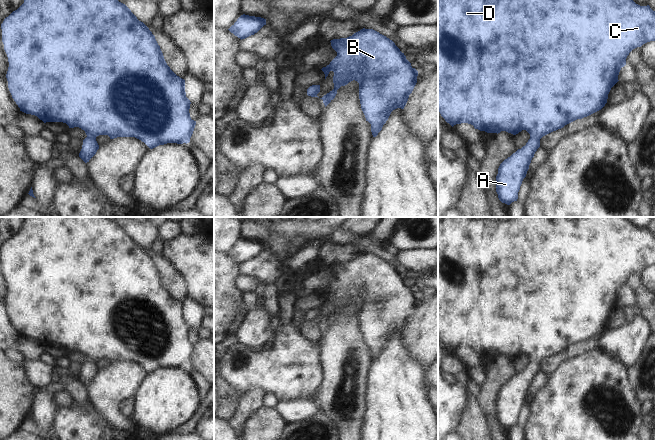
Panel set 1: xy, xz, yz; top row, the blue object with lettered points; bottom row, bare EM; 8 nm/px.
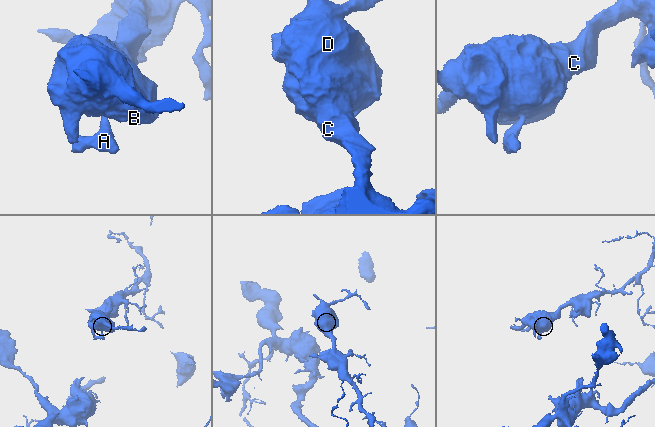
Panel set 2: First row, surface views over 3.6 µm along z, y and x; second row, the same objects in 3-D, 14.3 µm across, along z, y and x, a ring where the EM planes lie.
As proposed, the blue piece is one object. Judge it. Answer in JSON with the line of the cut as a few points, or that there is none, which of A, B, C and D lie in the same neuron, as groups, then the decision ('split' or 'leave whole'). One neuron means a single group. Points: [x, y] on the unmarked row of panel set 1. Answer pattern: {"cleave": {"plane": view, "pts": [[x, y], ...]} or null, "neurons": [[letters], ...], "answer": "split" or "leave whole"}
{"cleave": null, "neurons": [["A", "B", "C", "D"]], "answer": "leave whole"}

